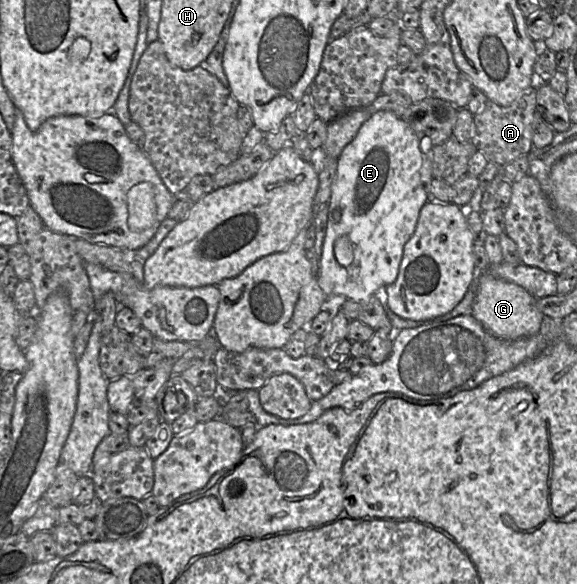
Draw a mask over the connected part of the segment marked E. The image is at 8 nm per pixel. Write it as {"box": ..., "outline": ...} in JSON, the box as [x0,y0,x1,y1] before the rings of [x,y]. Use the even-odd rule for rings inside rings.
{"box":[318,111,432,300],"outline":[[[390,111],[372,113],[337,160],[318,276],[319,287],[327,297],[343,295],[348,300],[367,300],[379,288],[395,282],[403,247],[413,235],[420,210],[428,201],[432,179],[432,161],[429,152],[422,150],[419,138],[408,124]],[[339,238],[347,239],[352,248],[353,262],[350,266],[340,265],[335,258],[334,244]]]}

